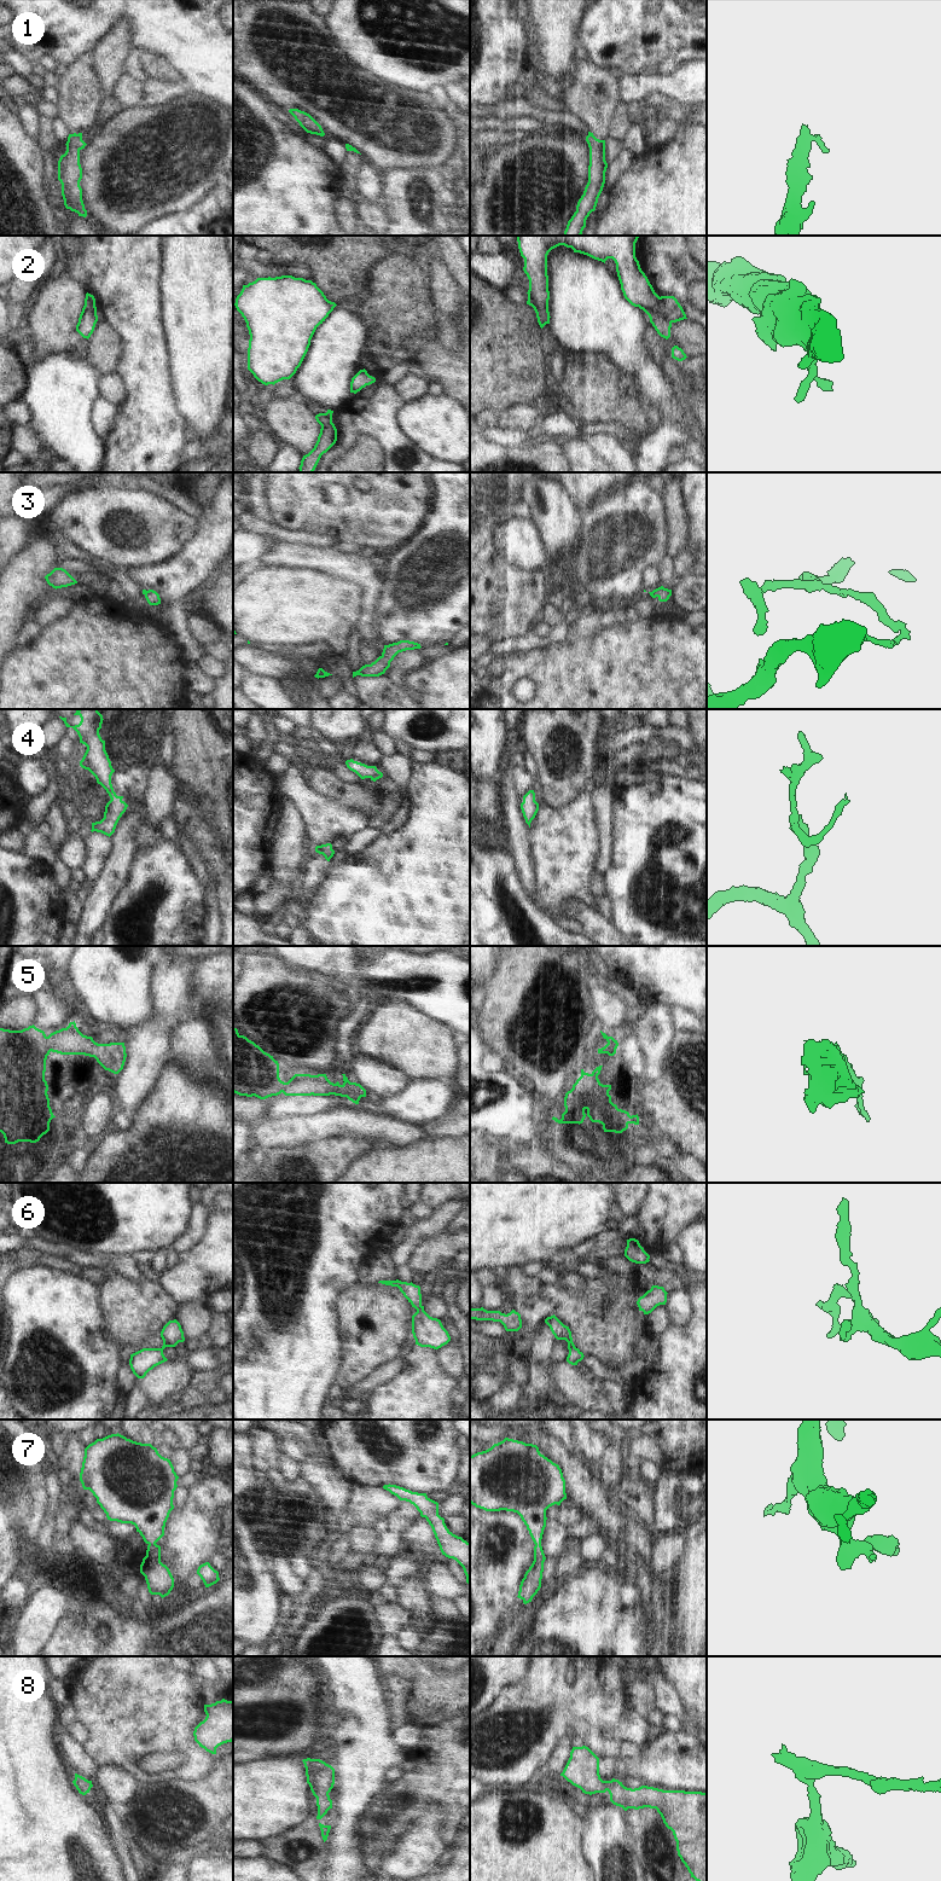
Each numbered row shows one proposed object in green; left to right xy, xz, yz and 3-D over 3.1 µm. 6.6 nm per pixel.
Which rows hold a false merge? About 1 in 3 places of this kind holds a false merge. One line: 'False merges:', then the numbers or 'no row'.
False merges: 2, 5

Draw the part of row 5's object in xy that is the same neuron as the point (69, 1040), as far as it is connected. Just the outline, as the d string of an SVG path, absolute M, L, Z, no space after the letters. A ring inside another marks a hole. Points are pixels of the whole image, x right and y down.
M75 1021L47 1037L47 1045L52 1052L60 1055L85 1055L94 1057L97 1062L114 1074L118 1074L126 1062L124 1043L98 1044L92 1037L83 1035Z

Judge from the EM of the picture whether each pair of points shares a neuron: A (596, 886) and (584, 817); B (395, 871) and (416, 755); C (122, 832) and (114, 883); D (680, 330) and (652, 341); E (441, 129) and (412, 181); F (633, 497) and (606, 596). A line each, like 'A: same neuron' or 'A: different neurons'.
A: different neurons
B: different neurons
C: same neuron
D: same neuron
E: different neurons
F: same neuron

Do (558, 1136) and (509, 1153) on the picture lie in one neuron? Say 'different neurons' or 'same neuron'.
same neuron

